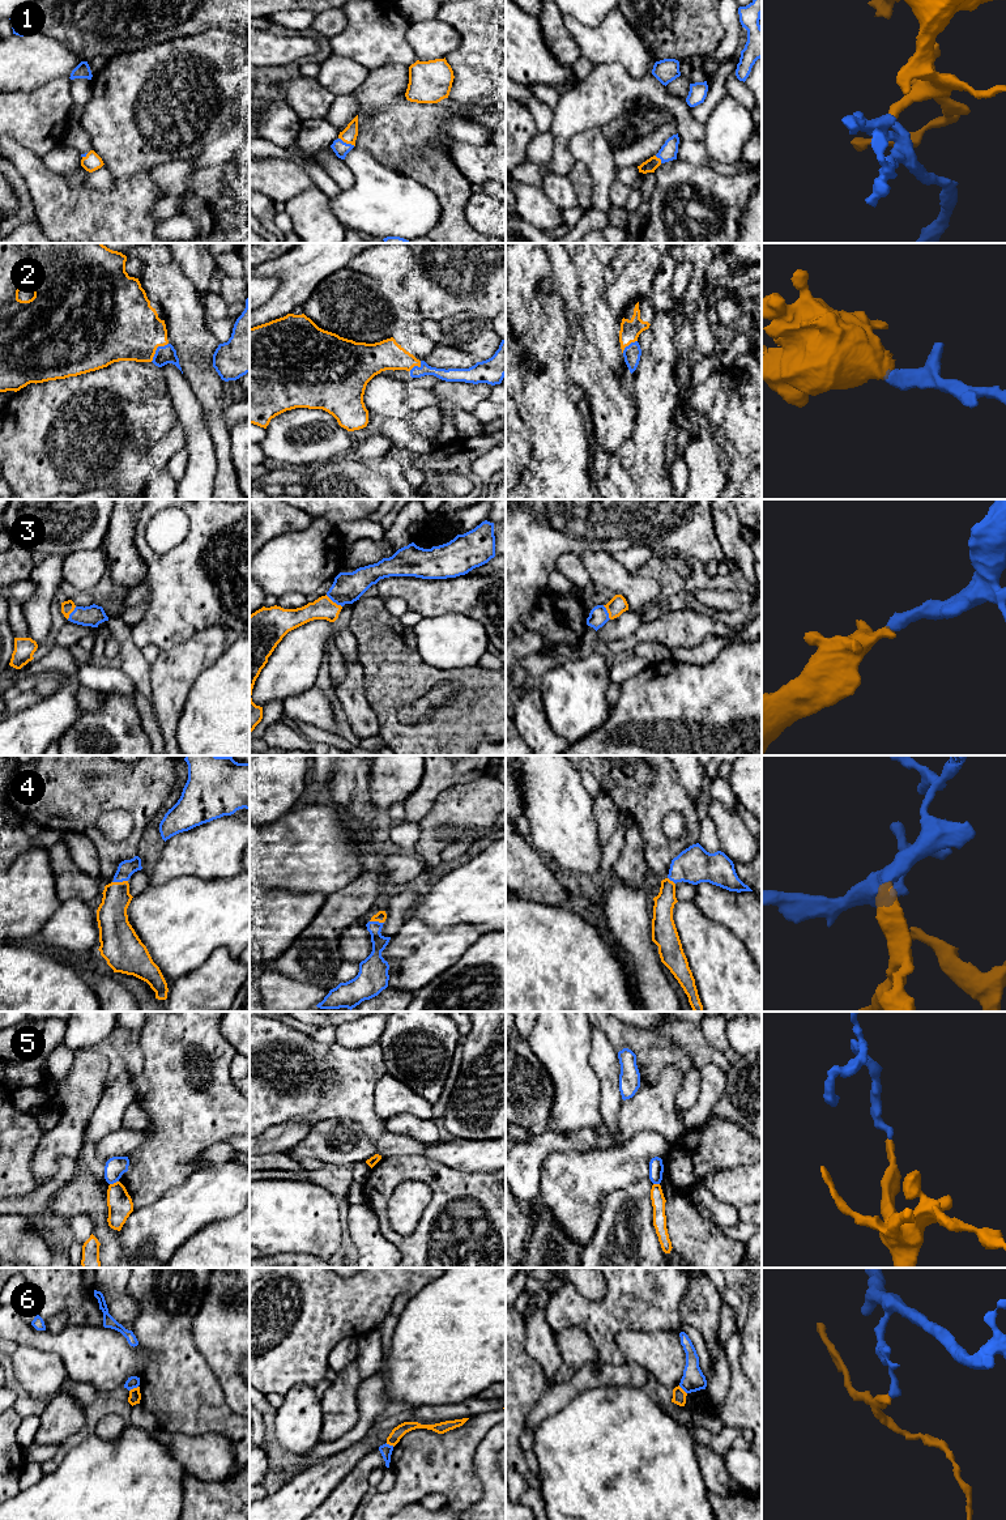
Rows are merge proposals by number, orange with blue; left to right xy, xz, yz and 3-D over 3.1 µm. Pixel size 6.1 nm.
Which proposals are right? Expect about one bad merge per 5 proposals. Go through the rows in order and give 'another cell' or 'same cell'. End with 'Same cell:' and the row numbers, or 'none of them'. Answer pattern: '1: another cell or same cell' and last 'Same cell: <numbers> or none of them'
1: same cell
2: same cell
3: same cell
4: same cell
5: another cell
6: another cell
Same cell: 1, 2, 3, 4

